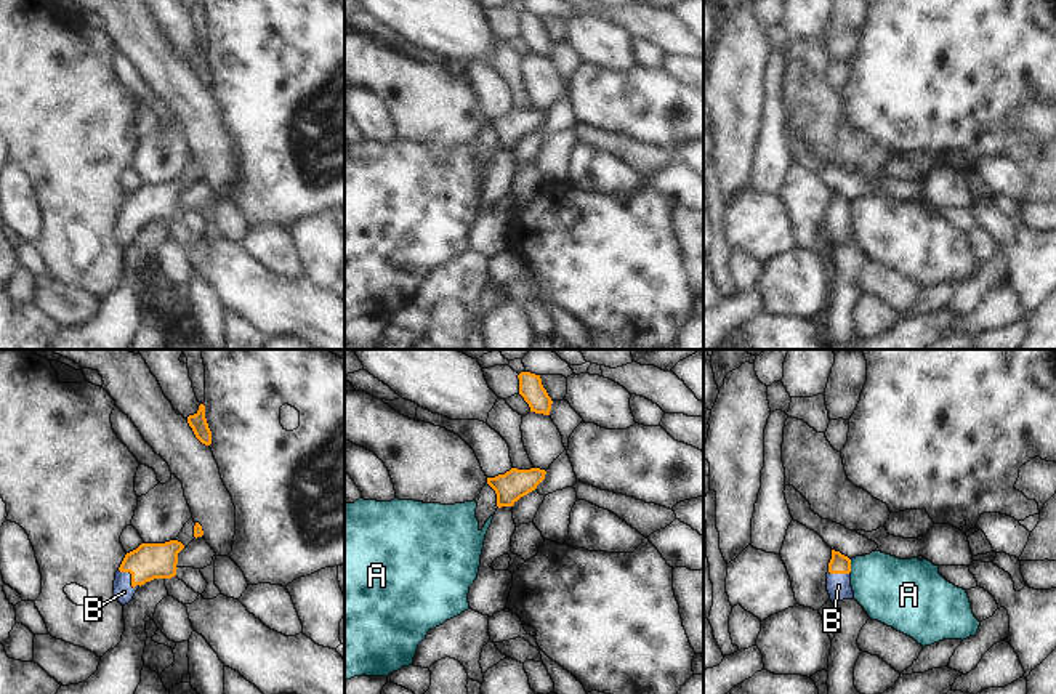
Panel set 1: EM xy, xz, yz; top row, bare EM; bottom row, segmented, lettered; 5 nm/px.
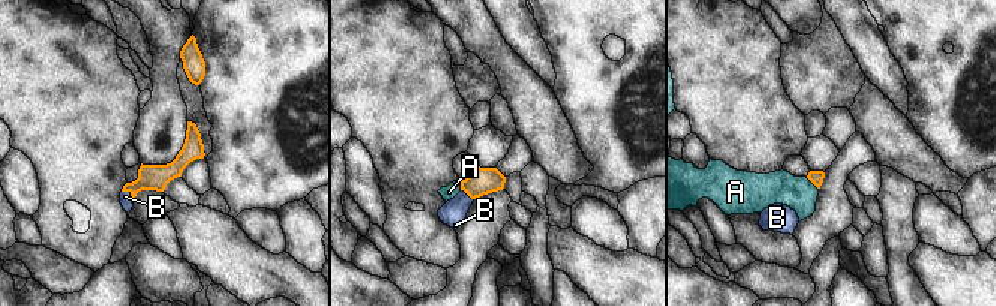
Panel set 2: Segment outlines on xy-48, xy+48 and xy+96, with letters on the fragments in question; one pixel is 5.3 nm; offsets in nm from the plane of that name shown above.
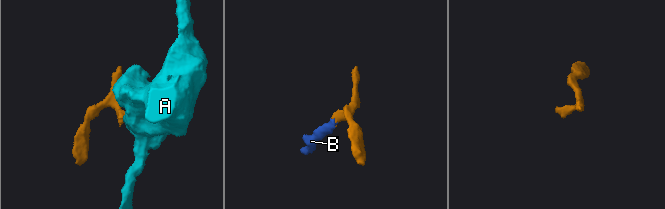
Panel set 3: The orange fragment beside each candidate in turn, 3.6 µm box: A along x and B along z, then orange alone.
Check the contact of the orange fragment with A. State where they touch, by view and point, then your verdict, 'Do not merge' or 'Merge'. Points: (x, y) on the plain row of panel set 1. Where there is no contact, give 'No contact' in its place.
Touches orange at yz (850, 207). Do not merge

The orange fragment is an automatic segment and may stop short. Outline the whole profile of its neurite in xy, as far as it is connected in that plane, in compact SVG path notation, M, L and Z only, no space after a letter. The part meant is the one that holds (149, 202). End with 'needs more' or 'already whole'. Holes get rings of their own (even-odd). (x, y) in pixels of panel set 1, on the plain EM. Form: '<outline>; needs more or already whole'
M178 181L165 184L141 184L125 196L114 221L114 237L125 247L136 231L154 220L171 220L176 216L178 194L184 186Z; needs more

